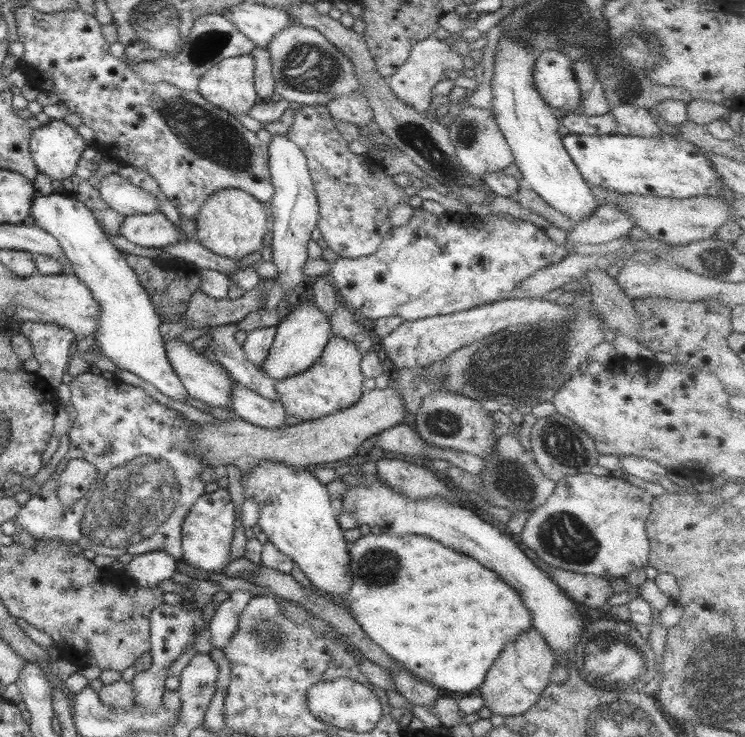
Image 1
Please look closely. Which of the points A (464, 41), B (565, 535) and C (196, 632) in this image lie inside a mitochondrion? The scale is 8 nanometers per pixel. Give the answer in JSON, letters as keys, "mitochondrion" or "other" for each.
{"A":"other","B":"mitochondrion","C":"other"}

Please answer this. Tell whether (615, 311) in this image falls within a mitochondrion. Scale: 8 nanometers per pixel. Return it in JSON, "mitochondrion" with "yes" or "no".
{"mitochondrion":"no"}

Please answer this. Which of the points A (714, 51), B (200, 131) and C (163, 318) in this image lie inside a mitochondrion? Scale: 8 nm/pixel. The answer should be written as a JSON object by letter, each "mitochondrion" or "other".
{"A":"other","B":"mitochondrion","C":"other"}

